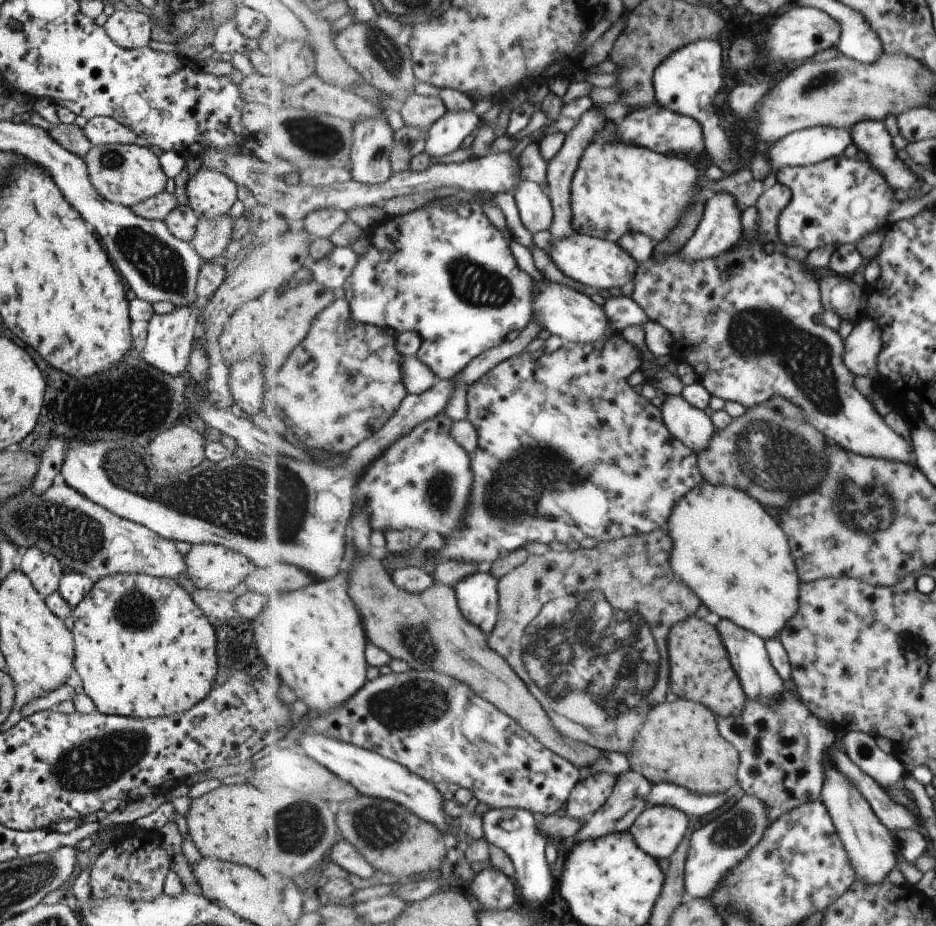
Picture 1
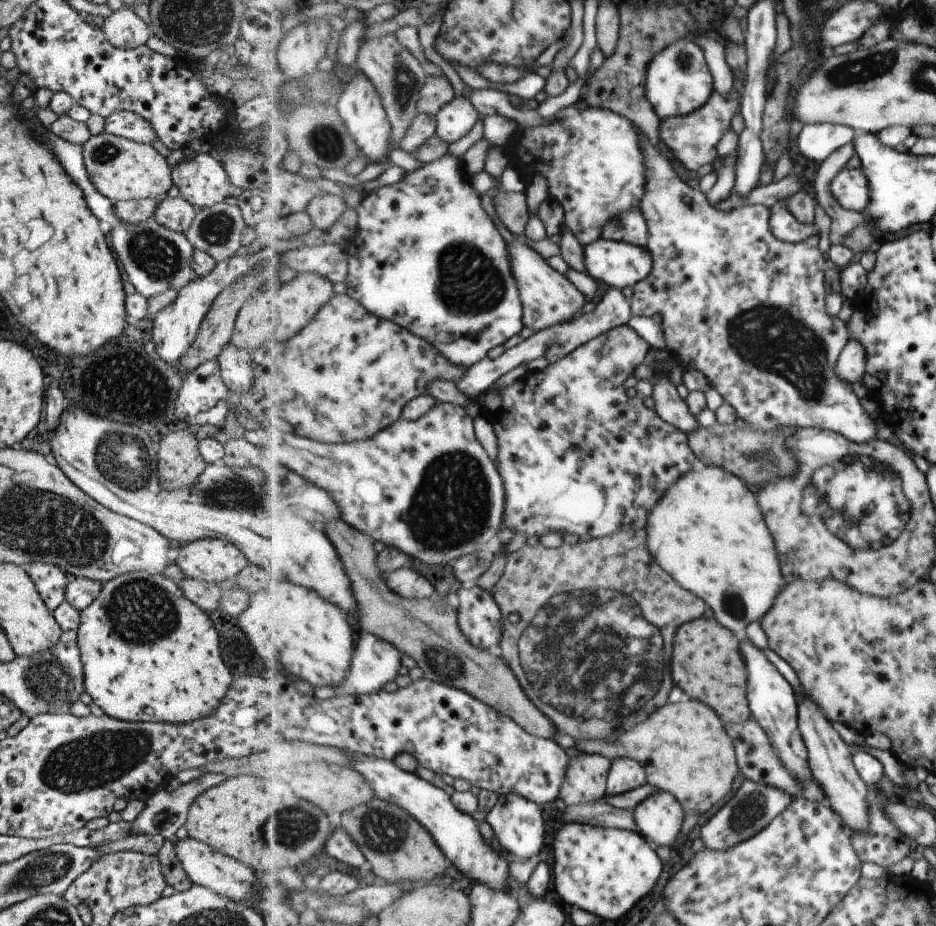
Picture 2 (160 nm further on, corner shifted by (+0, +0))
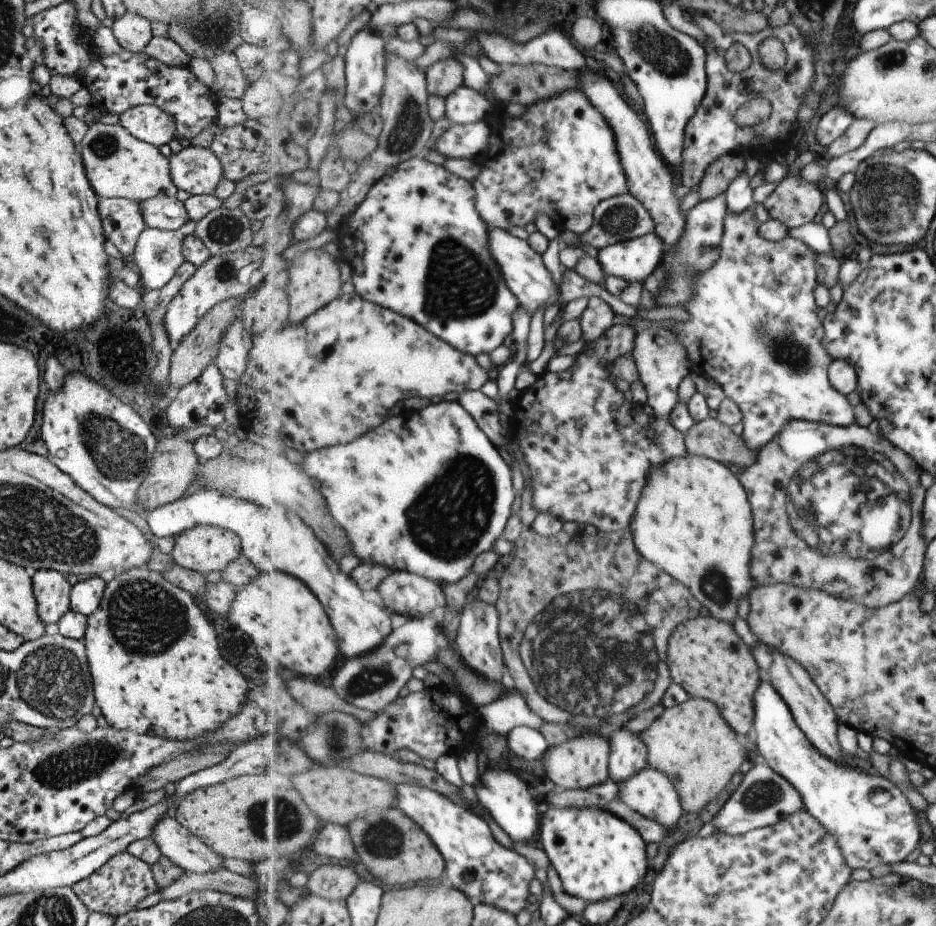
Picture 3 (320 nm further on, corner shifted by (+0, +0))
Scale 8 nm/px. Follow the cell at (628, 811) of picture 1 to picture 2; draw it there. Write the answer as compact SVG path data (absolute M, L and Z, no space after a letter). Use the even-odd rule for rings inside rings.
M617 757L612 761L608 777L607 796L615 796L648 782L645 767L631 757Z

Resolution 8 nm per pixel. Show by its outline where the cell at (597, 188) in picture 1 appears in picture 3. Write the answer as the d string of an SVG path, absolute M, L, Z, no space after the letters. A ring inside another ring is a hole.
M577 89L562 92L547 100L529 105L526 107L526 113L521 115L520 118L510 118L508 121L504 121L504 129L497 136L490 136L490 146L483 153L483 156L476 160L476 164L480 171L476 179L471 182L476 190L479 214L482 214L491 229L495 227L504 229L513 228L513 226L524 227L531 222L535 222L544 213L553 220L558 231L570 230L576 235L582 235L593 226L594 210L600 202L628 192L628 178L618 153L614 130L602 115L602 112L593 106L590 98L583 91Z

